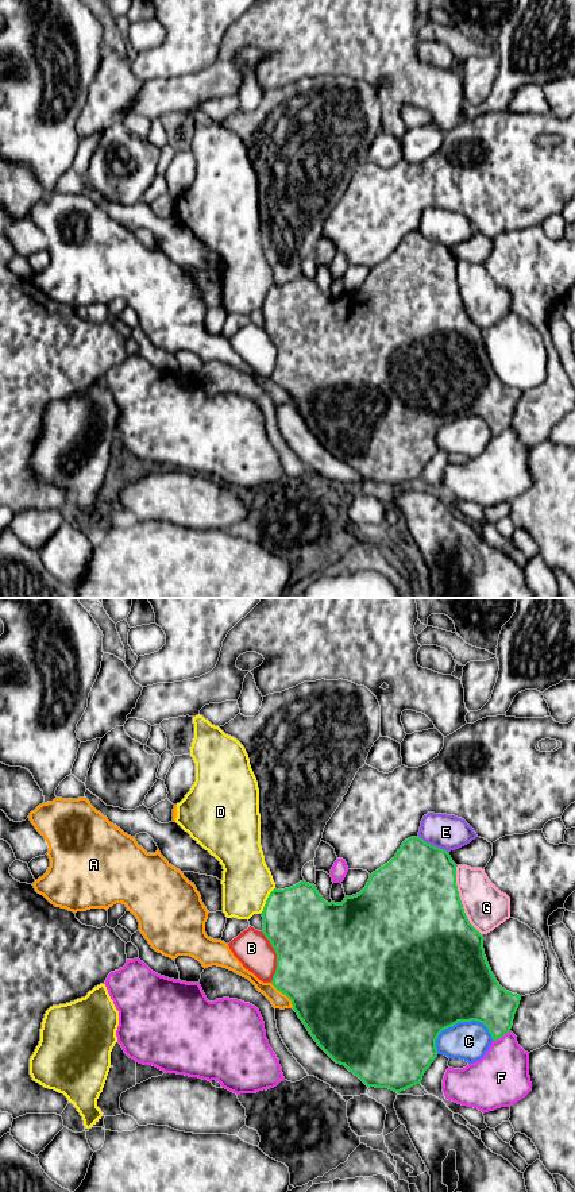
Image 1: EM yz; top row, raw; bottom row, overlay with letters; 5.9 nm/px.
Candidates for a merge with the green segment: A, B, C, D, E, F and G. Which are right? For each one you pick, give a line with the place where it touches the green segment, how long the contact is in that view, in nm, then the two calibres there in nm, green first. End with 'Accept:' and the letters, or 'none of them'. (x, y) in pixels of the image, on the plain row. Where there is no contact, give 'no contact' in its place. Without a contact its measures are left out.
Accept: none of them

